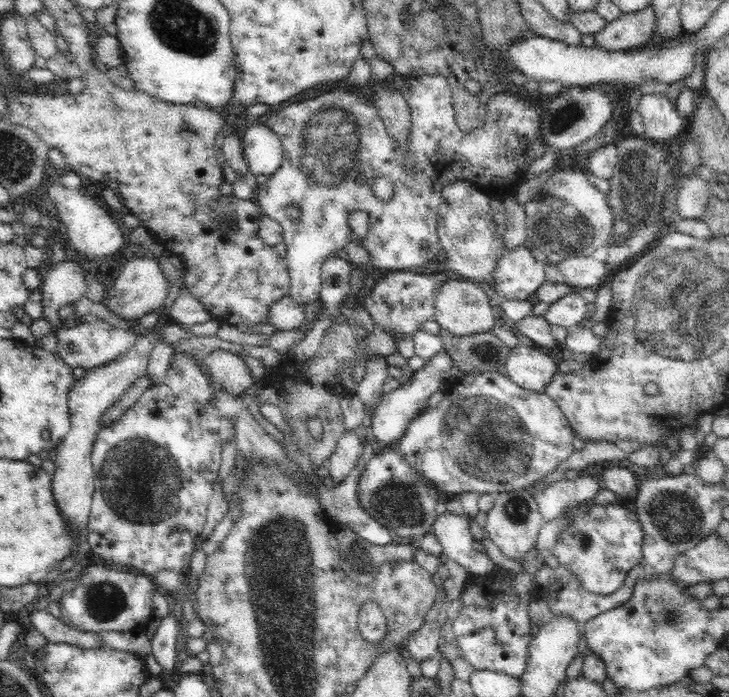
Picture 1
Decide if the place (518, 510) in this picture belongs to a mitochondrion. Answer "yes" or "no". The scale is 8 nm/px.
yes

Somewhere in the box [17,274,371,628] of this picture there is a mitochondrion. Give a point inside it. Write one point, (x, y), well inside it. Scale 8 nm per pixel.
(142, 480)

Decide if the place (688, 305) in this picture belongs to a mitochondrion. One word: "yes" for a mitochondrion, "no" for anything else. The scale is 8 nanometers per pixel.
yes

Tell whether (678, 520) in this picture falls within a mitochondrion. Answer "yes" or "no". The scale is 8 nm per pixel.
yes

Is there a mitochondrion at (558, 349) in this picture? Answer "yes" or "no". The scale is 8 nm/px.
no

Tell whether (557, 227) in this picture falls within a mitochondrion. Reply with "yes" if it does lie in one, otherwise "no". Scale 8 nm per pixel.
yes

